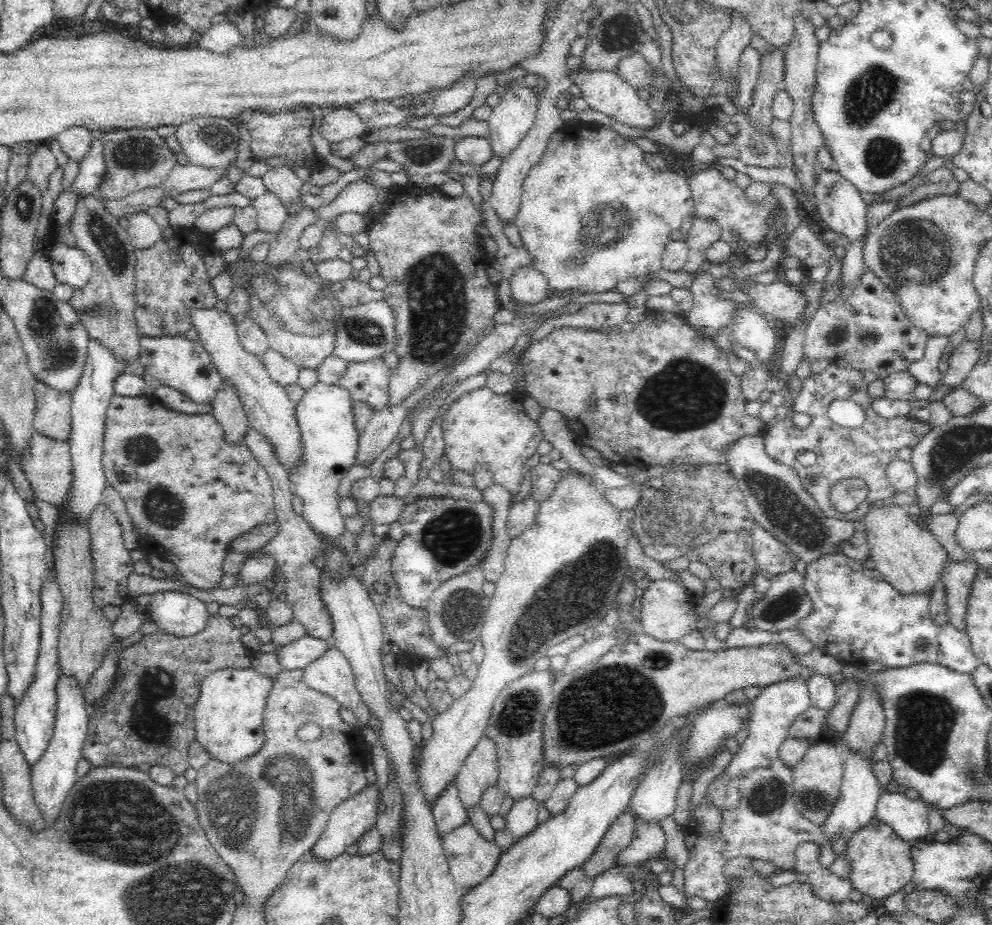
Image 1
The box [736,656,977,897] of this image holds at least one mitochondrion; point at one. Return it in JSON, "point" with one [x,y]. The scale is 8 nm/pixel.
{"point":[923,721]}

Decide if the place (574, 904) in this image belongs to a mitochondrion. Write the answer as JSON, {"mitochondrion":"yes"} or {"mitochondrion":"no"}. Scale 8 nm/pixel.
{"mitochondrion":"no"}

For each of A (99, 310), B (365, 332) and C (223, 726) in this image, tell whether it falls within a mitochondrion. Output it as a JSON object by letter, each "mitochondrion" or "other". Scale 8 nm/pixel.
{"A":"mitochondrion","B":"mitochondrion","C":"other"}

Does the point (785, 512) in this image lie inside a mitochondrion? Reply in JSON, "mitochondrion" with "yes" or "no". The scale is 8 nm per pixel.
{"mitochondrion":"yes"}

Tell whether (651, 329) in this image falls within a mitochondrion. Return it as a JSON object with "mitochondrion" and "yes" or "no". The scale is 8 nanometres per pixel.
{"mitochondrion":"no"}

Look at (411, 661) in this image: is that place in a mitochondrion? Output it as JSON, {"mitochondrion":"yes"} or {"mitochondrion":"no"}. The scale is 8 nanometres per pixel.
{"mitochondrion":"no"}

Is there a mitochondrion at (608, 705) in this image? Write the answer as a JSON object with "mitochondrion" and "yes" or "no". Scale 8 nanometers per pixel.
{"mitochondrion":"yes"}

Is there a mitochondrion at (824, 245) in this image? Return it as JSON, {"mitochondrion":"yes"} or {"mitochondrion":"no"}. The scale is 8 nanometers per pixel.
{"mitochondrion":"no"}

